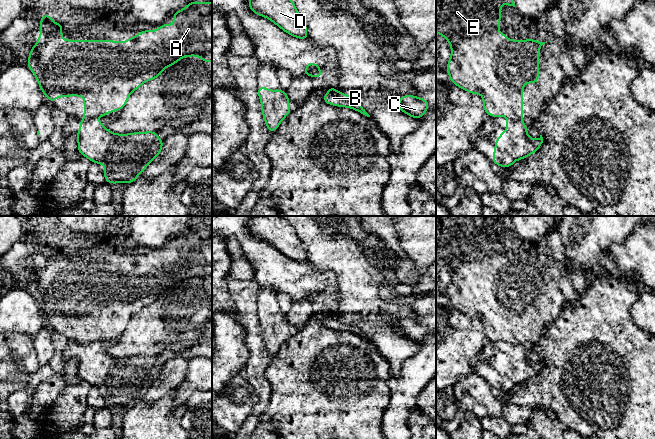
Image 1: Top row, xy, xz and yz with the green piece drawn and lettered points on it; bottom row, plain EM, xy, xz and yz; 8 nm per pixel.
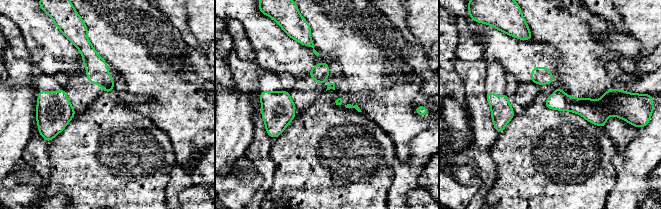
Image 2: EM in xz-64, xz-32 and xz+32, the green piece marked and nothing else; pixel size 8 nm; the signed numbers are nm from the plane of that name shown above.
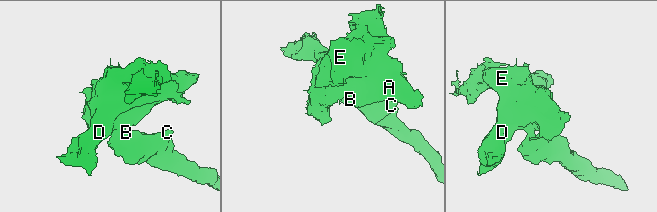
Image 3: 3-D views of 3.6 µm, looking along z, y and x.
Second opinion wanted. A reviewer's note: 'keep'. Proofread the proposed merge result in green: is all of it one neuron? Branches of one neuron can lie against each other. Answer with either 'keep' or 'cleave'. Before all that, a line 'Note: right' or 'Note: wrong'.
Note: wrong
cleave

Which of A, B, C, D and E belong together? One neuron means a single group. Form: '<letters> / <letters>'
A D E / B C

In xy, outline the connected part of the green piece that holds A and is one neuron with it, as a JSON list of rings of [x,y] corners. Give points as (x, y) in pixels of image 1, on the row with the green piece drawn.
[[[194,1],[185,8],[174,12],[174,24],[162,24],[157,30],[142,30],[126,42],[111,40],[63,40],[62,24],[53,23],[51,15],[42,15],[42,28],[38,42],[31,48],[28,68],[35,74],[38,84],[52,103],[56,97],[83,96],[84,120],[92,120],[99,116],[106,116],[108,112],[122,110],[130,94],[143,83],[162,74],[166,67],[171,67],[181,58],[199,56],[204,62],[212,62],[212,2],[200,3]]]

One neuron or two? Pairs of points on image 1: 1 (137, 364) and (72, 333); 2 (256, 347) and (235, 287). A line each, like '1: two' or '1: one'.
1: two
2: one

